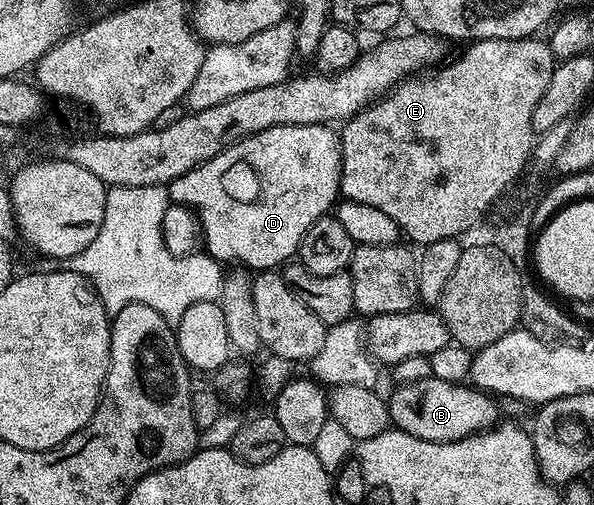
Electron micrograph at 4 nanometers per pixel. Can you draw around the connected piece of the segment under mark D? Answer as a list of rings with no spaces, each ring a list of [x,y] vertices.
[[[308,123],[307,125],[295,125],[294,127],[272,127],[266,131],[260,131],[257,135],[248,135],[225,147],[211,161],[191,169],[183,177],[173,180],[168,184],[167,194],[174,204],[192,207],[197,213],[197,219],[201,222],[201,233],[203,236],[203,247],[208,254],[218,261],[225,259],[238,259],[240,266],[252,269],[254,272],[267,271],[280,268],[290,262],[298,254],[303,237],[319,217],[330,214],[334,210],[339,199],[341,189],[341,136],[332,126],[323,123]]]

